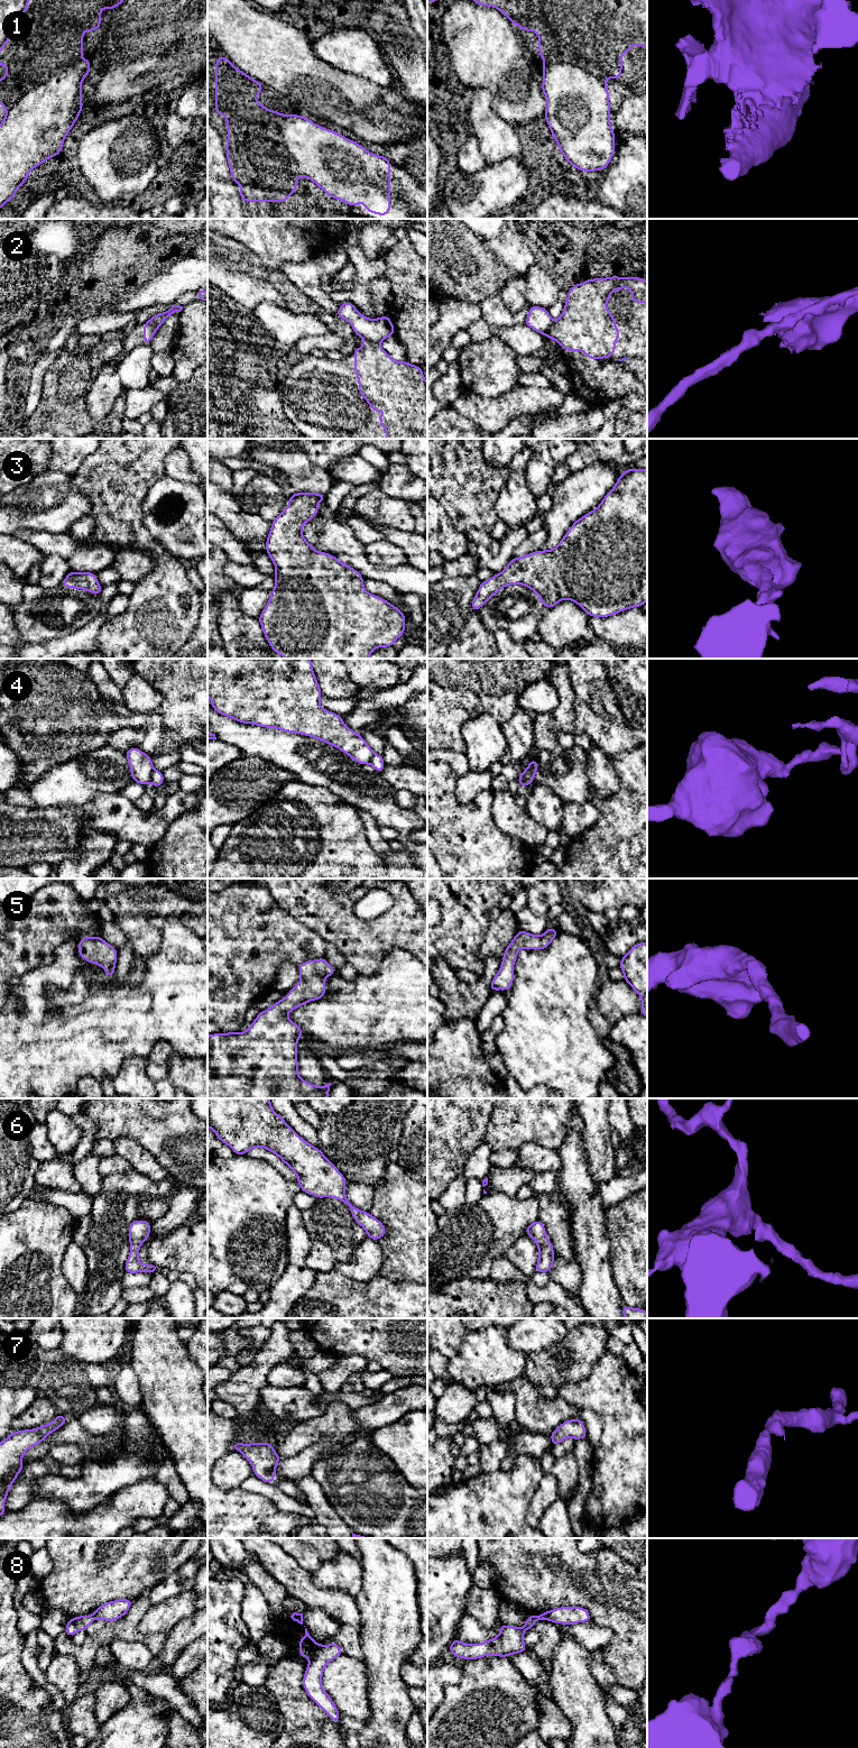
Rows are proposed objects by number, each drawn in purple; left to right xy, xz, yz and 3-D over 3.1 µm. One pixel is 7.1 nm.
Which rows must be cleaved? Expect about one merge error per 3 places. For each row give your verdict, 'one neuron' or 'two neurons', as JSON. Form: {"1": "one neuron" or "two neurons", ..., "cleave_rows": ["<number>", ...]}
{"1": "one neuron", "2": "two neurons", "3": "one neuron", "4": "two neurons", "5": "one neuron", "6": "one neuron", "7": "one neuron", "8": "two neurons", "cleave_rows": ["2", "4", "8"]}

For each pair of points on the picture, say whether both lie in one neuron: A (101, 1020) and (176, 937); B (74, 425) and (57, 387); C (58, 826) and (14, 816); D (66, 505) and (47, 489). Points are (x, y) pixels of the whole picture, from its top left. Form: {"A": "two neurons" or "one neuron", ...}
{"A": "one neuron", "B": "one neuron", "C": "one neuron", "D": "one neuron"}

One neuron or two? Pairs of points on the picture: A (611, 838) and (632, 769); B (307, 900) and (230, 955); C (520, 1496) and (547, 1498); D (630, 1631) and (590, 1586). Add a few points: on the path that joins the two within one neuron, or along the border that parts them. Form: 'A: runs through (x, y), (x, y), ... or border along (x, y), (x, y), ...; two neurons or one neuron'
A: runs through (627, 821), (627, 790), (632, 785); one neuron
B: border along (270, 894), (283, 909), (296, 920), (311, 928); two neurons
C: border along (544, 1473), (528, 1506), (526, 1523); two neurons
D: runs through (624, 1620), (601, 1598); one neuron

